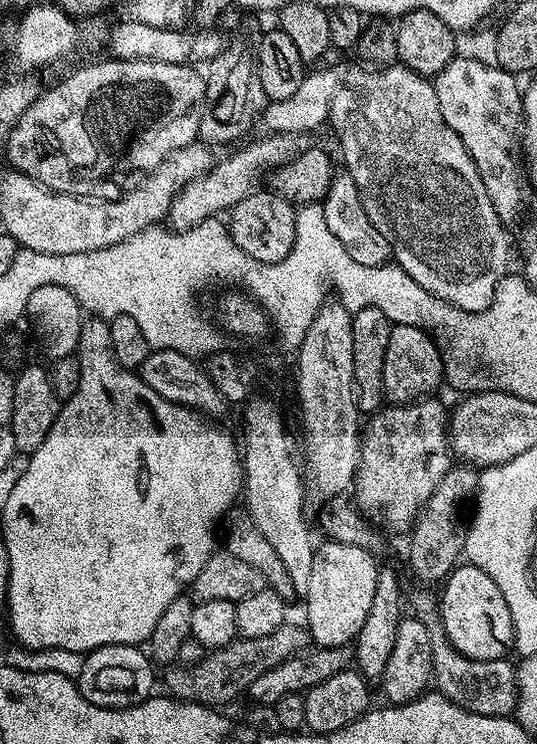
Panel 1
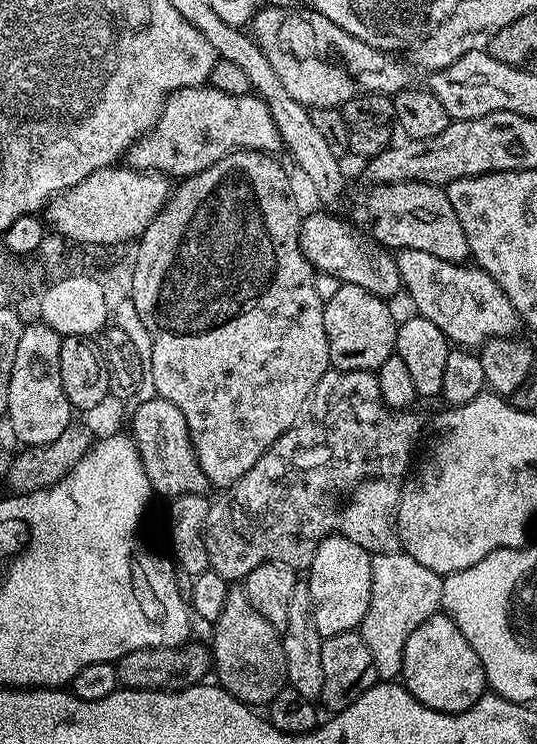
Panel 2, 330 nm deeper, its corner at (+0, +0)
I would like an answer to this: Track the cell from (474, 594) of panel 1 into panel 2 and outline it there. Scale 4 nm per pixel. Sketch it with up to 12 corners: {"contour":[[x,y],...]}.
{"contour":[[447,614],[402,654],[404,689],[439,712],[485,695],[478,654]]}

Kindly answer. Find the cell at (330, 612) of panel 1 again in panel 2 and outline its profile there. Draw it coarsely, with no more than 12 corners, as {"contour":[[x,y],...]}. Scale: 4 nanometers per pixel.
{"contour":[[327,536],[306,569],[320,637],[359,629],[372,553]]}

